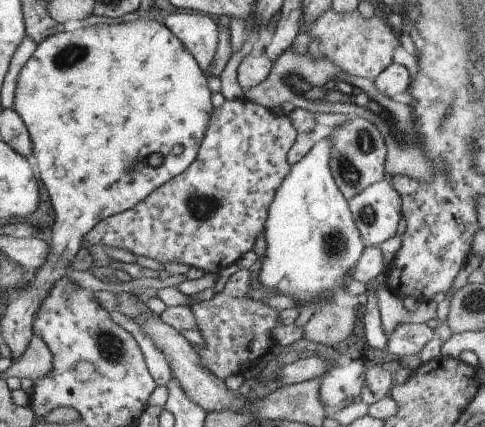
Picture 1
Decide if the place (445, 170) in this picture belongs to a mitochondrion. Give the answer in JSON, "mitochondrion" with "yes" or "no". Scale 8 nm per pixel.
{"mitochondrion":"yes"}

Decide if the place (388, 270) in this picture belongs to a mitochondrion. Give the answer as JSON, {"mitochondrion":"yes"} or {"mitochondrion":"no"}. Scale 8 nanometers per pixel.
{"mitochondrion":"no"}

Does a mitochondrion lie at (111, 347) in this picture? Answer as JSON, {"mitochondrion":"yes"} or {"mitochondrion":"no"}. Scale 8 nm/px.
{"mitochondrion":"yes"}

